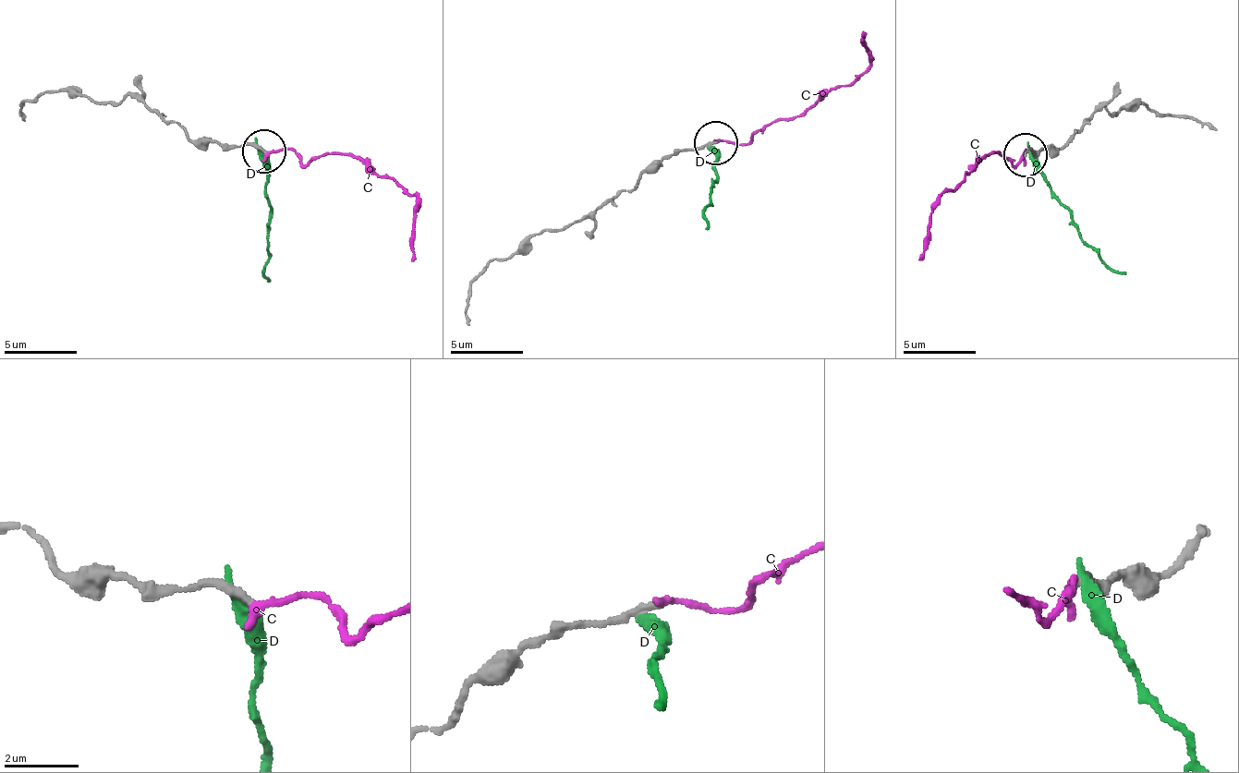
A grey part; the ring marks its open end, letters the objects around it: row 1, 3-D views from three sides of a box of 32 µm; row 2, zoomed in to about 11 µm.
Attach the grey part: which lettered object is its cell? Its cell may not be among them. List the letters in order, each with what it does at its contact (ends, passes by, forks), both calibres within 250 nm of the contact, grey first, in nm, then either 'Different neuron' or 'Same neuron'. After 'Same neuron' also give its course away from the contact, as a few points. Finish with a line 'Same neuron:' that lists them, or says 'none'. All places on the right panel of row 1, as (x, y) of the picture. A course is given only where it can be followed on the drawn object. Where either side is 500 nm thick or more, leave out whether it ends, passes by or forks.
C: It ends there. Thickness 240 nm (grey) against 240 nm. Same neuron. Its course: (1023, 156), (1025, 150), (1016, 166), (995, 150), (944, 193), (929, 215), (929, 244), (918, 259)
D: It ends there. Thickness 280 nm (grey) against 300 nm. Different neuron
Same neuron: C

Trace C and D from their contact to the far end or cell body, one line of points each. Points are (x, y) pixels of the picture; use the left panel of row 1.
C: (265, 151), (290, 149), (304, 165), (321, 153), (350, 152), (393, 177), (417, 198), (415, 259)
D: (254, 145), (266, 172), (267, 278)

